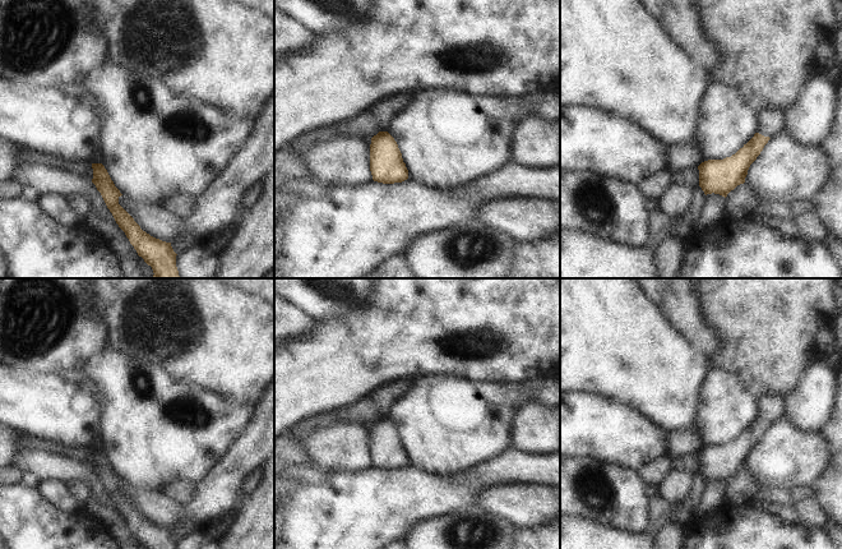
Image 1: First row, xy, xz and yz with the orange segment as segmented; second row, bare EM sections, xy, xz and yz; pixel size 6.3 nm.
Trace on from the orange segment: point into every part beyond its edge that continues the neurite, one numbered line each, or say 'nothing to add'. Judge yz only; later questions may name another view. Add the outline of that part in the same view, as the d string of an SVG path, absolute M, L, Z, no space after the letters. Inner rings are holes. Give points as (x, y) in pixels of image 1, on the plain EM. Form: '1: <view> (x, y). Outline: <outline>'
1: yz (772, 406). Outline: M779 395L760 396L758 419L764 423L774 423L785 415L786 401Z

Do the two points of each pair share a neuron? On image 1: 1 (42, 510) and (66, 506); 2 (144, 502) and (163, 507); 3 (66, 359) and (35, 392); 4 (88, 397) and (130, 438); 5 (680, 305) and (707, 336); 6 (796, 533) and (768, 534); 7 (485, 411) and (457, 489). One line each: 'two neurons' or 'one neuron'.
1: two neurons
2: one neuron
3: two neurons
4: two neurons
5: one neuron
6: one neuron
7: two neurons

